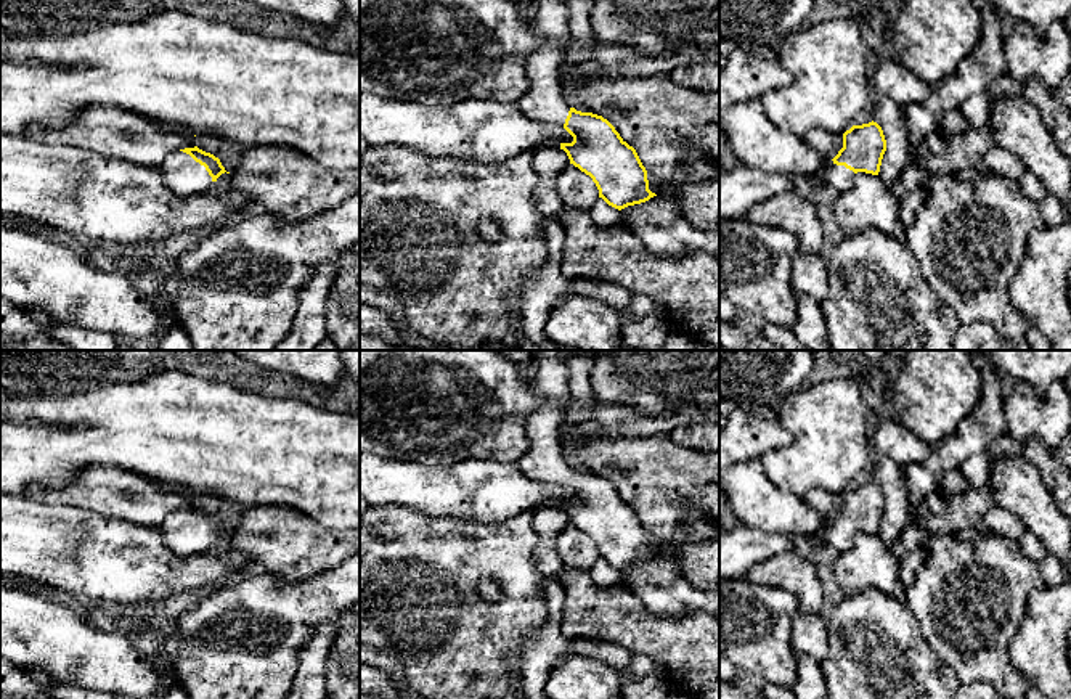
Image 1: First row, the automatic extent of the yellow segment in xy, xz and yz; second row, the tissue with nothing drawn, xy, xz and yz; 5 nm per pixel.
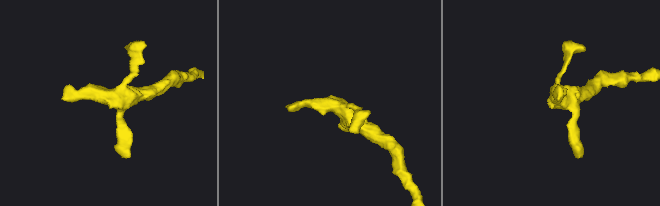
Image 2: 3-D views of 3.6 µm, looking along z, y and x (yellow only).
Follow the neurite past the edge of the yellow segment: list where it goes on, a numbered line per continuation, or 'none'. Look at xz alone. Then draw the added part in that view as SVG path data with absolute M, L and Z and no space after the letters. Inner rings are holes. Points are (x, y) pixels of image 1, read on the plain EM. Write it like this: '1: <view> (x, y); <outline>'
1: xz (545, 460); M543 350L531 370L540 407L527 419L528 452L517 461L530 477L564 487L570 466L565 463L559 427L570 399L568 360L560 350Z

